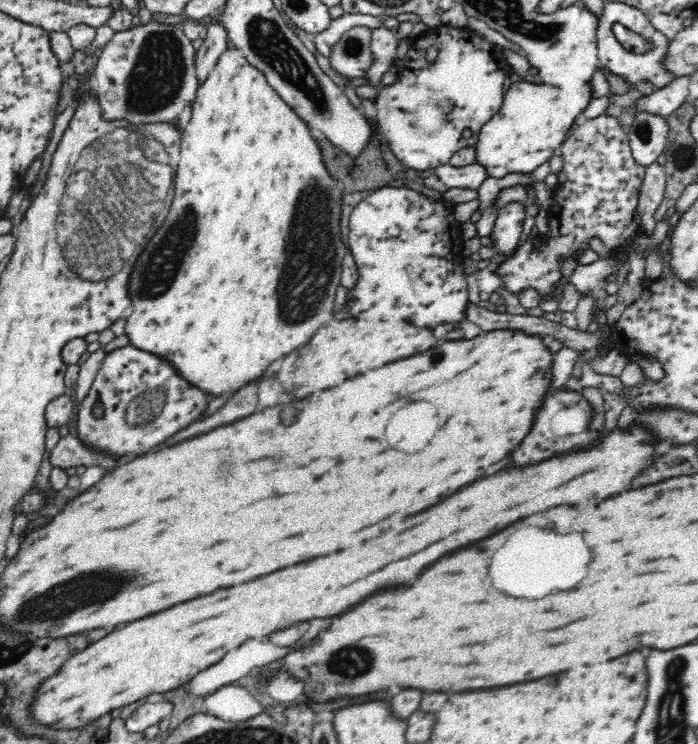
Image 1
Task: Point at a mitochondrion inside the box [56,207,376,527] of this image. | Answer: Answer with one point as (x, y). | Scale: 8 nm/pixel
(145, 408)

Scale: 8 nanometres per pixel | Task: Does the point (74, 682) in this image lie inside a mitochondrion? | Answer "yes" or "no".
no

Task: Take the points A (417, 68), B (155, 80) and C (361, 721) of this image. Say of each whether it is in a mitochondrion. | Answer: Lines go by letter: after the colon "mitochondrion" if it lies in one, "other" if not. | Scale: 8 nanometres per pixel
A: other
B: mitochondrion
C: other

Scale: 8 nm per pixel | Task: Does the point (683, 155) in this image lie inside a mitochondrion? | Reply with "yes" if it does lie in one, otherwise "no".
yes

